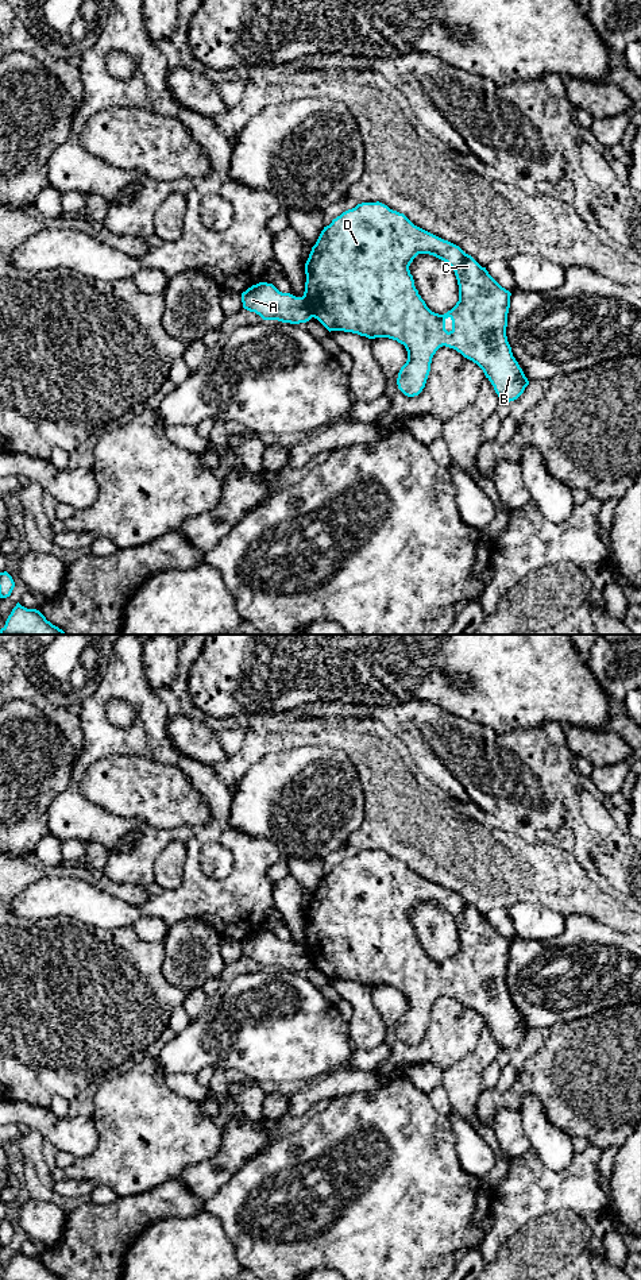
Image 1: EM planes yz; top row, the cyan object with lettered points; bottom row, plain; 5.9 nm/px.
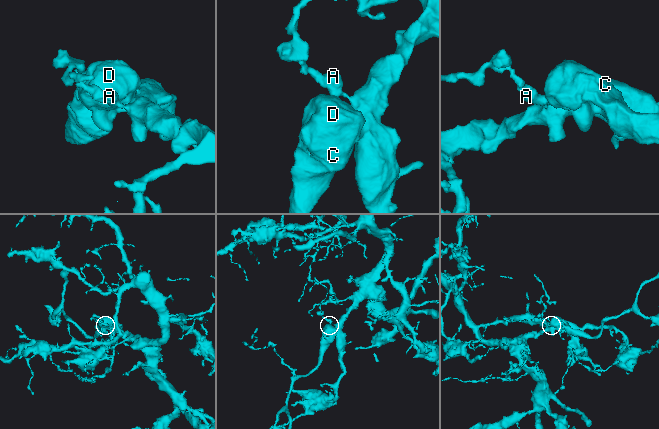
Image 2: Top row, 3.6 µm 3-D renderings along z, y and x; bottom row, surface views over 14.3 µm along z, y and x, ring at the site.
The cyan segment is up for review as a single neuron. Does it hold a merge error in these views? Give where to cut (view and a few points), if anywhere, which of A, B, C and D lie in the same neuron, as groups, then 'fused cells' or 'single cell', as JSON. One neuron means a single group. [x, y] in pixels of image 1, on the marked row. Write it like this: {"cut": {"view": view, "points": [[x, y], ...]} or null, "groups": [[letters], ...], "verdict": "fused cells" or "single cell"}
{"cut": {"view": "yz", "points": [[301, 297], [313, 316]]}, "groups": [["A"], ["B", "C", "D"]], "verdict": "fused cells"}

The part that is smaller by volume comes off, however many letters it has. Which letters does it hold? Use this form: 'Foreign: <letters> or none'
Foreign: B, C, D

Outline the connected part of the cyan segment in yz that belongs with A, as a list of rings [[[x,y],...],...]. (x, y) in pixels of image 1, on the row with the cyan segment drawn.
[[[259,282],[242,293],[243,308],[255,312],[263,320],[300,324],[313,315],[302,297],[279,292],[273,284]]]

